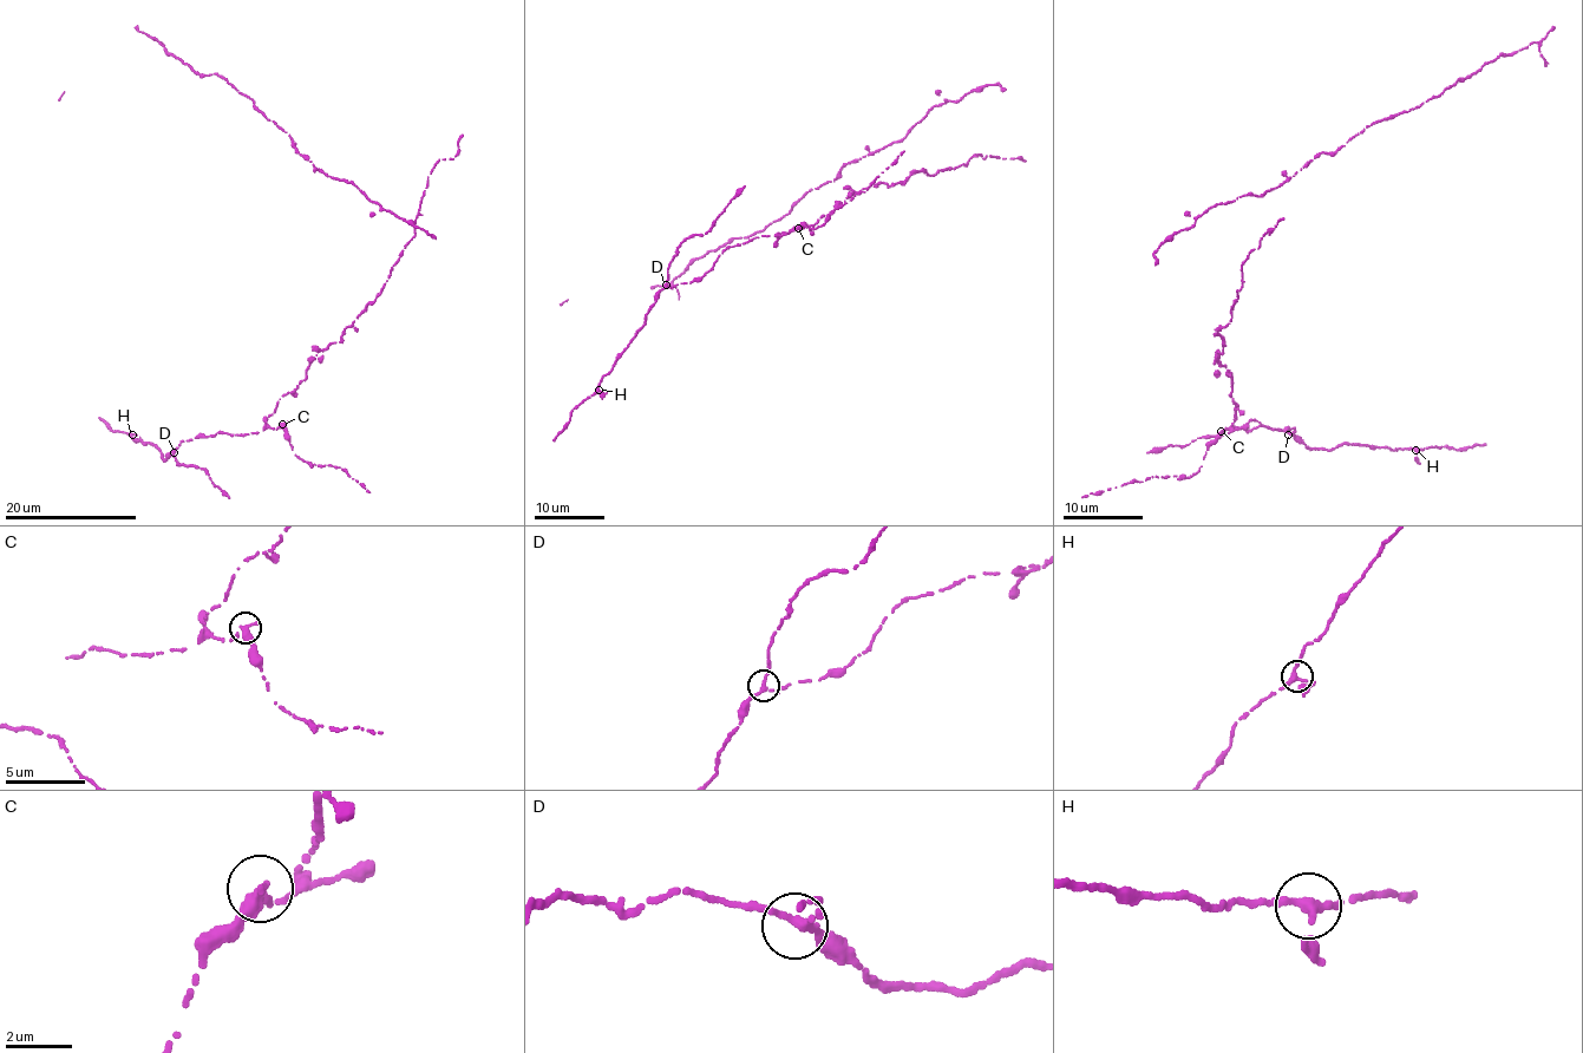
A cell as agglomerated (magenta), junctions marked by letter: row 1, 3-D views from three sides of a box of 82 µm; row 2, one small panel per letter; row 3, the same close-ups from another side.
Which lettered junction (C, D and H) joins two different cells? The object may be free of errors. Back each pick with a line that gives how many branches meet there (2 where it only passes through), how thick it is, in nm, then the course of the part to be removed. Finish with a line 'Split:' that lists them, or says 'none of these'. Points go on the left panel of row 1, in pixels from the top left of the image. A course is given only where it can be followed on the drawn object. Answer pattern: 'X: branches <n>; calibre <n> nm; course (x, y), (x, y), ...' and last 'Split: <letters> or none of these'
C: branches 2; calibre 340 nm; course (283, 424), (290, 447), (300, 459), (313, 465), (340, 468), (370, 492)
Split: C

